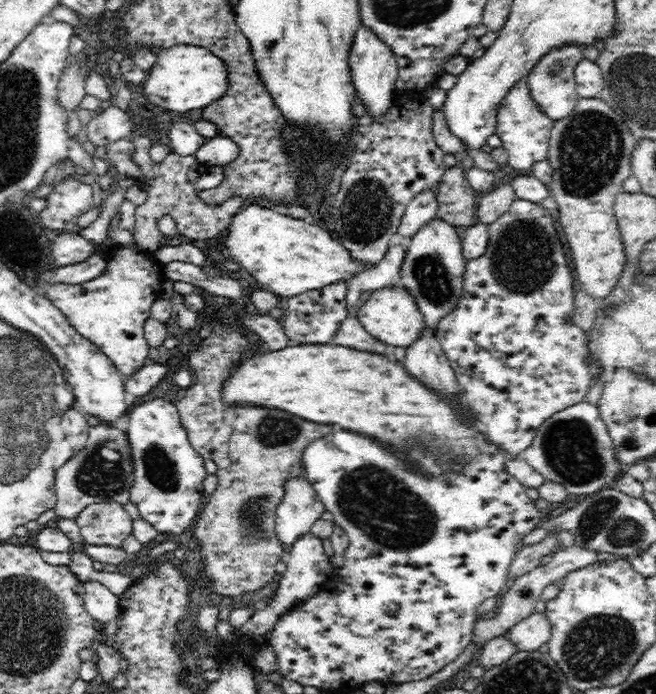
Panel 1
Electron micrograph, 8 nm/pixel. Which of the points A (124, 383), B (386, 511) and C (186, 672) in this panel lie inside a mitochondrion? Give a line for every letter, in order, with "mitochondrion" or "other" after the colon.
A: other
B: mitochondrion
C: other

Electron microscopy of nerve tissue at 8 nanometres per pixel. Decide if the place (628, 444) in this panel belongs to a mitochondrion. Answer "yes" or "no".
yes

